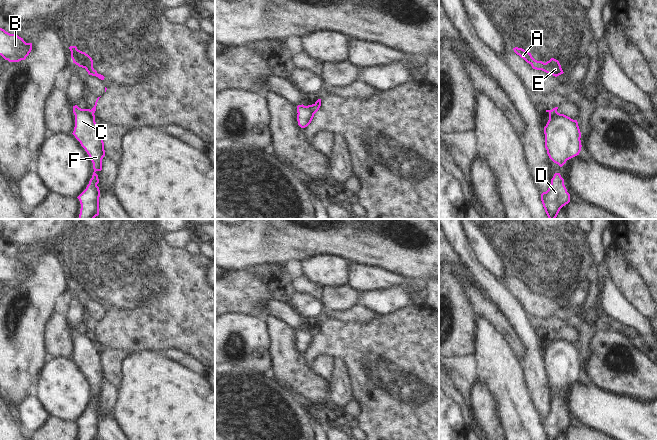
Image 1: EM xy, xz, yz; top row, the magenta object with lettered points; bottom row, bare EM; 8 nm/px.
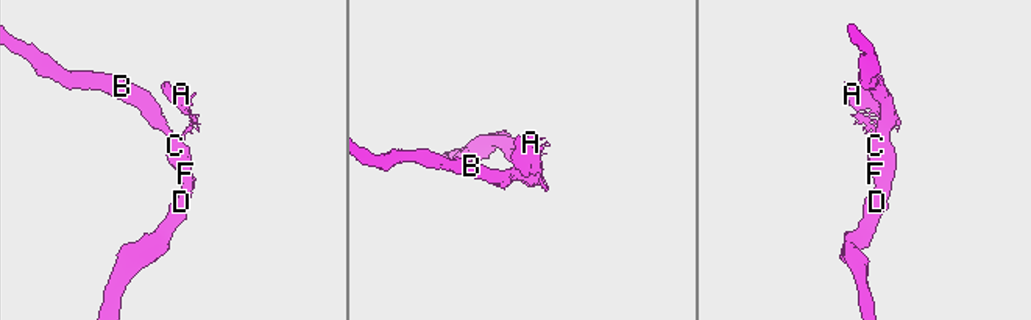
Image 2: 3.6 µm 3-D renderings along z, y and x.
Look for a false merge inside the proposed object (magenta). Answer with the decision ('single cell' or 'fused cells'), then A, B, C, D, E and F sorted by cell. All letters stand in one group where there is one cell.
fused cells; groups A E / B C D F

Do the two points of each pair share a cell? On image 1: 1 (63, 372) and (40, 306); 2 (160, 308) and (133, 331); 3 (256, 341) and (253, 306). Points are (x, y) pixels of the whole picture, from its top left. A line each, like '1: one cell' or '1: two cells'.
1: two cells
2: one cell
3: two cells

